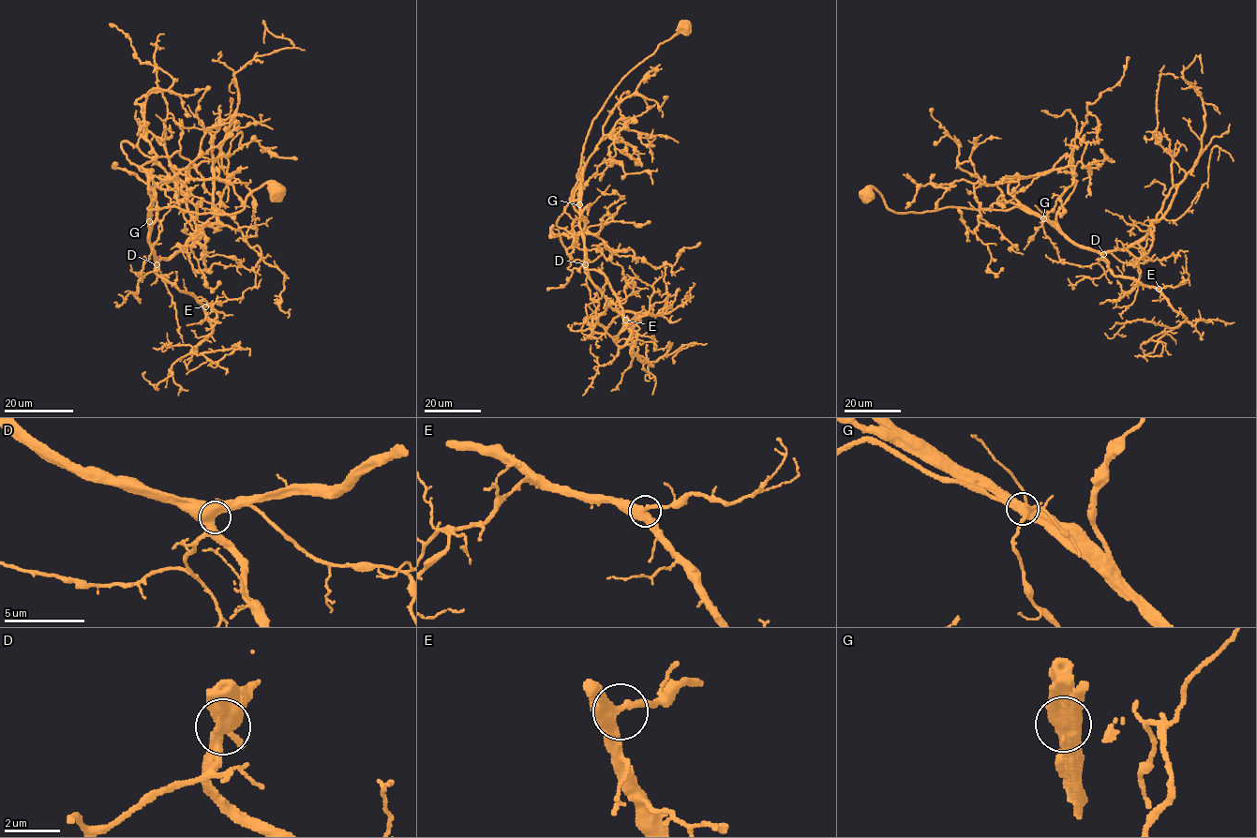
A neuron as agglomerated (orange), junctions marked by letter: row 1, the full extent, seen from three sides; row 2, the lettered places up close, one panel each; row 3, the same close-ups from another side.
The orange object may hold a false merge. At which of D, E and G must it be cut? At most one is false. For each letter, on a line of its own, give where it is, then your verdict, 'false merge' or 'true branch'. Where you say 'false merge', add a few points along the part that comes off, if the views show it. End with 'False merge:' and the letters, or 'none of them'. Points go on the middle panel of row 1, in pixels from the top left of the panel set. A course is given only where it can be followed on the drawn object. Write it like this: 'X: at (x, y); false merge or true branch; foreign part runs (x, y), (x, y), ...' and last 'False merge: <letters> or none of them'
D: at (585, 264); true branch
E: at (625, 320); true branch
G: at (579, 204); false merge; foreign part runs (579, 204), (582, 158), (574, 207), (585, 229), (571, 232), (569, 247), (602, 253), (546, 290)
False merge: G

